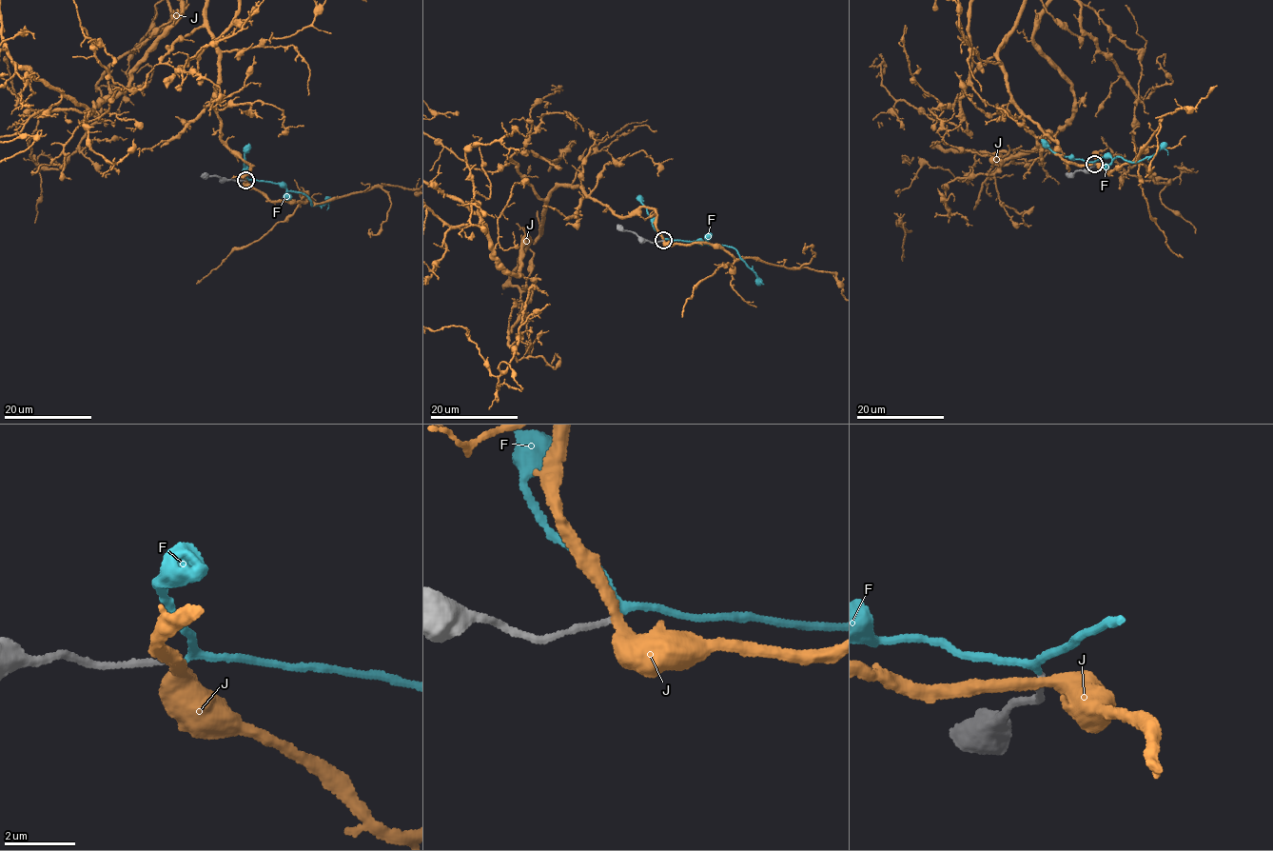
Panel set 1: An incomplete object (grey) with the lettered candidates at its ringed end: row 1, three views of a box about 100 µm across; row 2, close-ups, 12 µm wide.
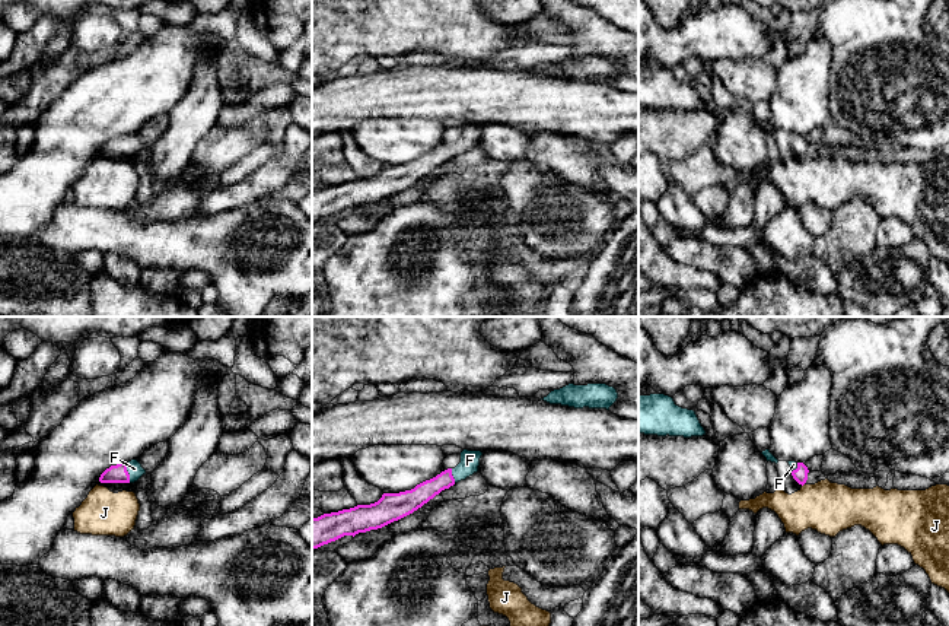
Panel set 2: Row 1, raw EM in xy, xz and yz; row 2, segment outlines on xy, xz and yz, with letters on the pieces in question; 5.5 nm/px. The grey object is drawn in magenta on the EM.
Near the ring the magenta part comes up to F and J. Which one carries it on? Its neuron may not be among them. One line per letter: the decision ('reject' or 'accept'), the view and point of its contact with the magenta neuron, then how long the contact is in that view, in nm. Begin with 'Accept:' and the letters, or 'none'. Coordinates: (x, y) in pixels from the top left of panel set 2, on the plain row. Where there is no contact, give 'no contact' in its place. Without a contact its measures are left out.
Accept: F
F: accept; meets magenta in xy at (127, 146); contact 110 nm long
J: reject; no contact

